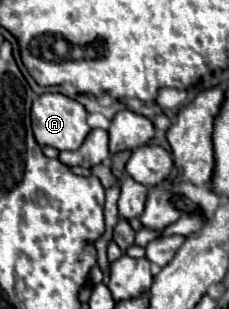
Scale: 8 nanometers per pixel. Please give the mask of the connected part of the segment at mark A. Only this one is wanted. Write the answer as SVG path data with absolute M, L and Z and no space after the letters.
M43 93L33 101L33 107L31 107L31 127L33 127L33 135L35 135L37 143L55 147L59 151L81 147L81 143L85 141L85 137L91 131L91 127L87 125L85 119L87 119L85 107L79 101L69 99L61 93Z

